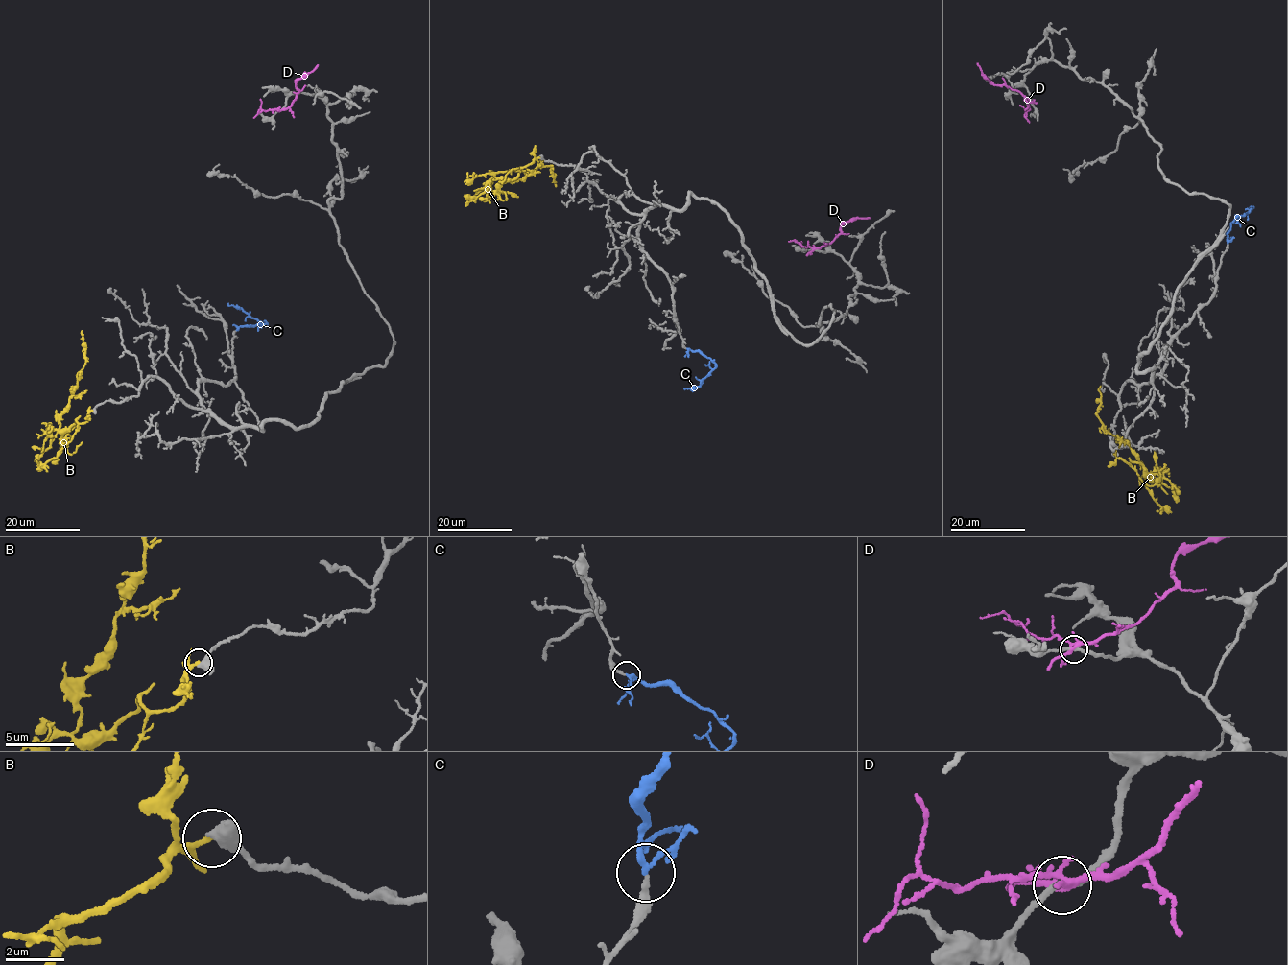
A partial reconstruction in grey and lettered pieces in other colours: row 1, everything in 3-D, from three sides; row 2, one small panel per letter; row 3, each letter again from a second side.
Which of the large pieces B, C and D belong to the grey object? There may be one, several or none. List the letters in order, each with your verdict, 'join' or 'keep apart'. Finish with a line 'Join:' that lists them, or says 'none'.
B: keep apart
C: join
D: keep apart
Join: C

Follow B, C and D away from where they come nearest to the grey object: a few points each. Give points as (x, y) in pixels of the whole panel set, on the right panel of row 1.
B: (1113, 454), (1130, 465), (1141, 464), (1145, 475), (1129, 442), (1109, 432), (1097, 415), (1101, 386)
C: (1228, 243), (1227, 234), (1232, 222), (1250, 208)
D: (1031, 102), (1005, 85), (994, 85), (977, 63)

